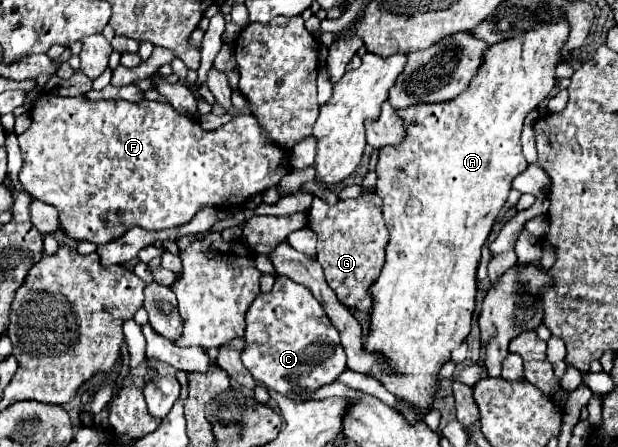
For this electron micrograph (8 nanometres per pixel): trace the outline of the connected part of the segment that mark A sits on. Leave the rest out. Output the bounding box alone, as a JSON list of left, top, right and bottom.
[364,17,568,425]

